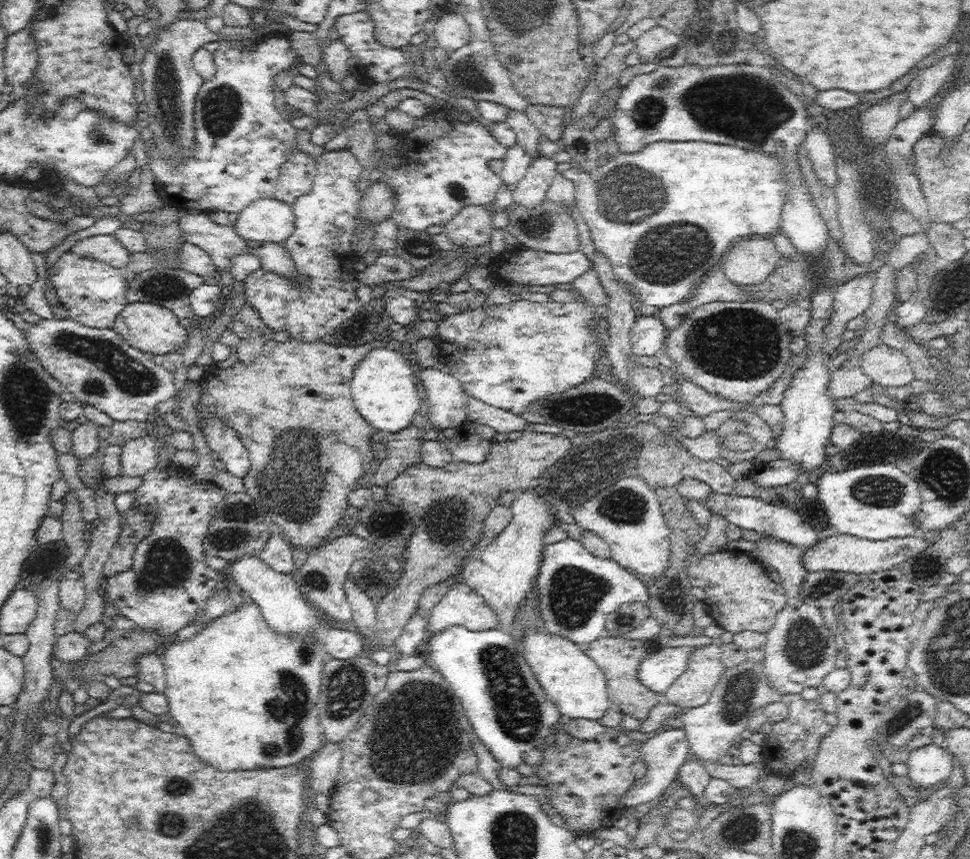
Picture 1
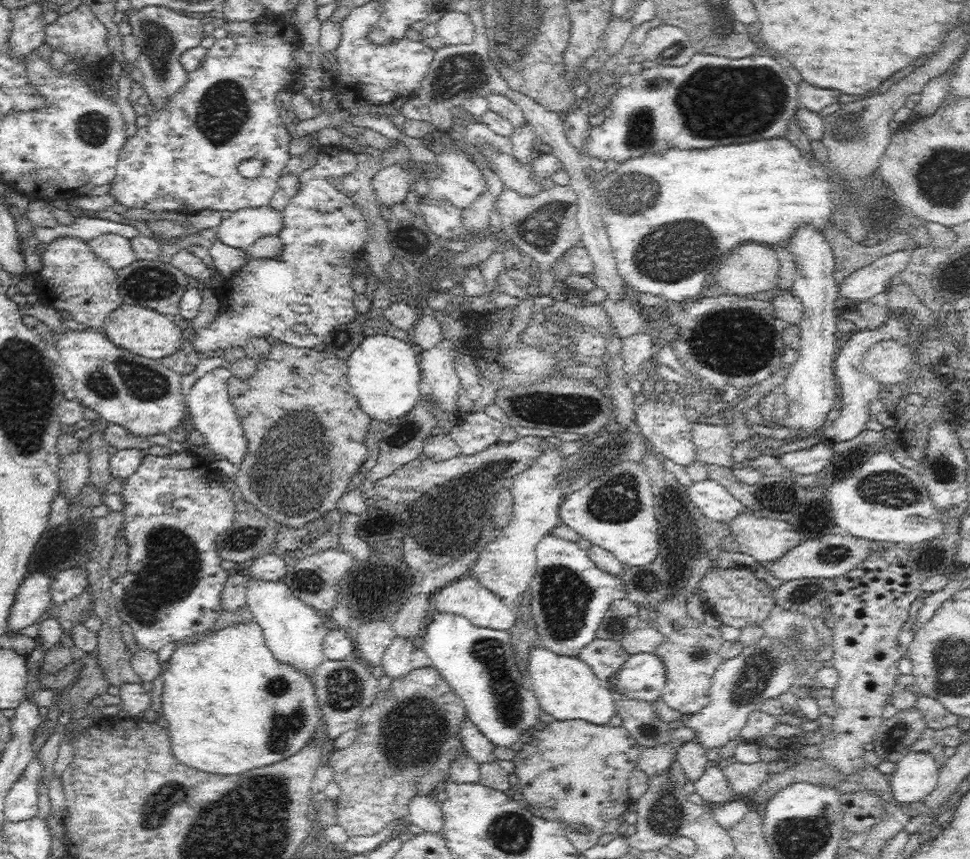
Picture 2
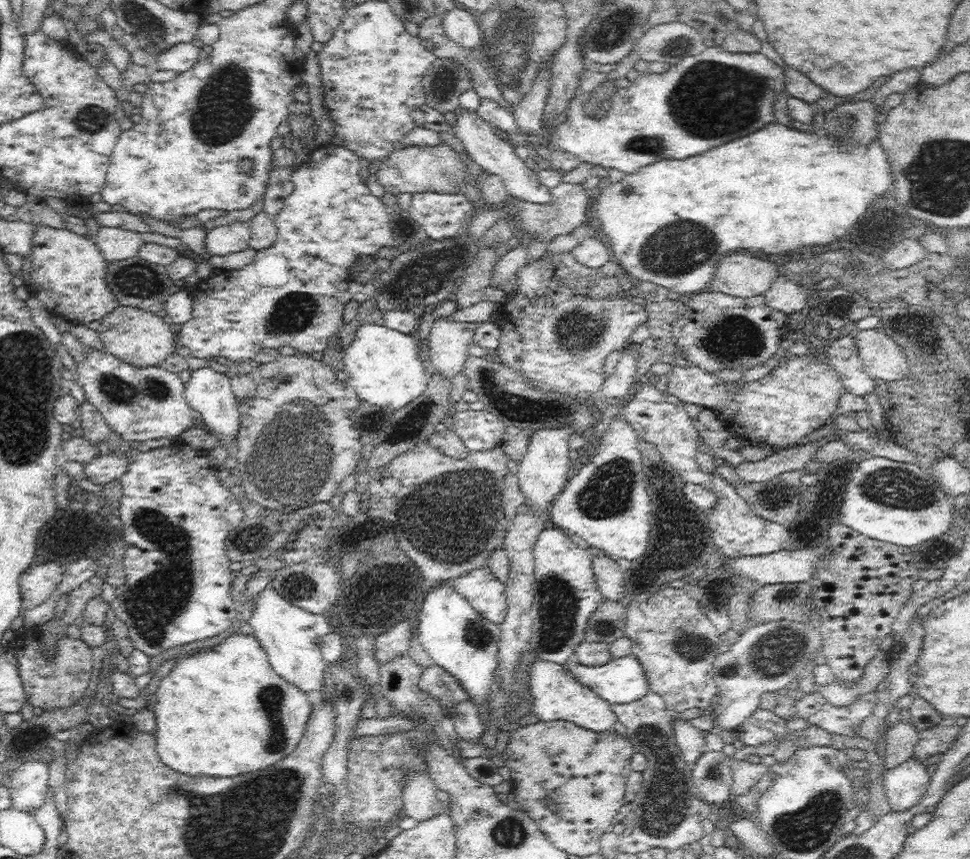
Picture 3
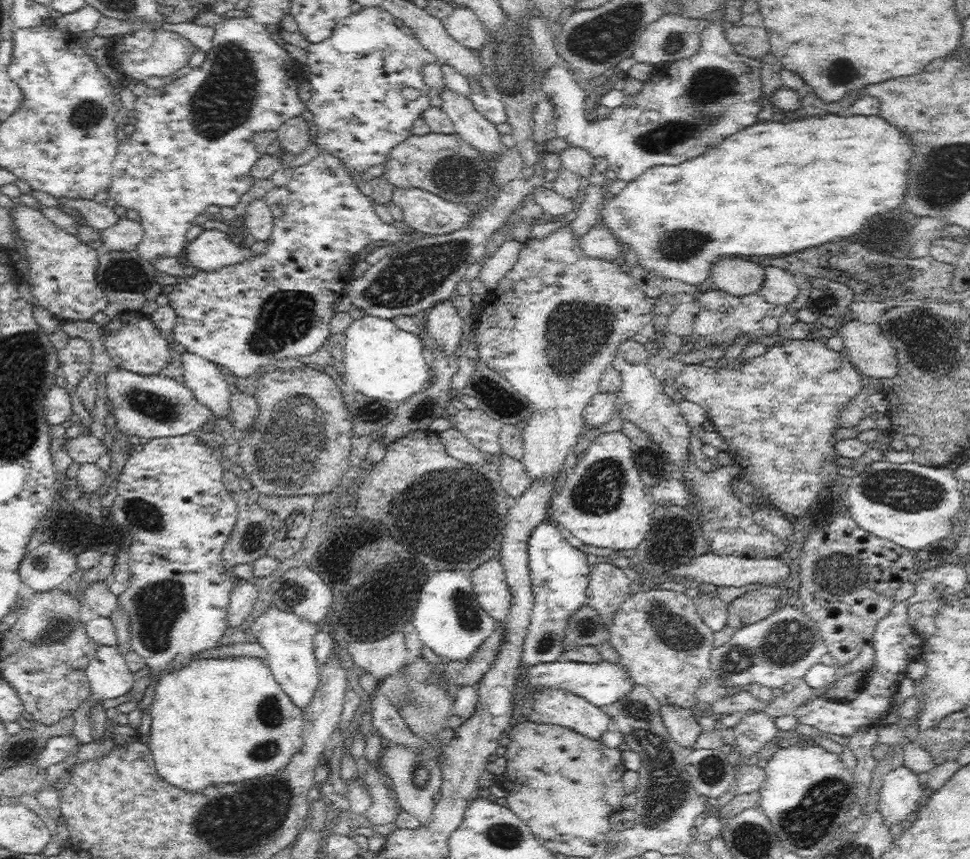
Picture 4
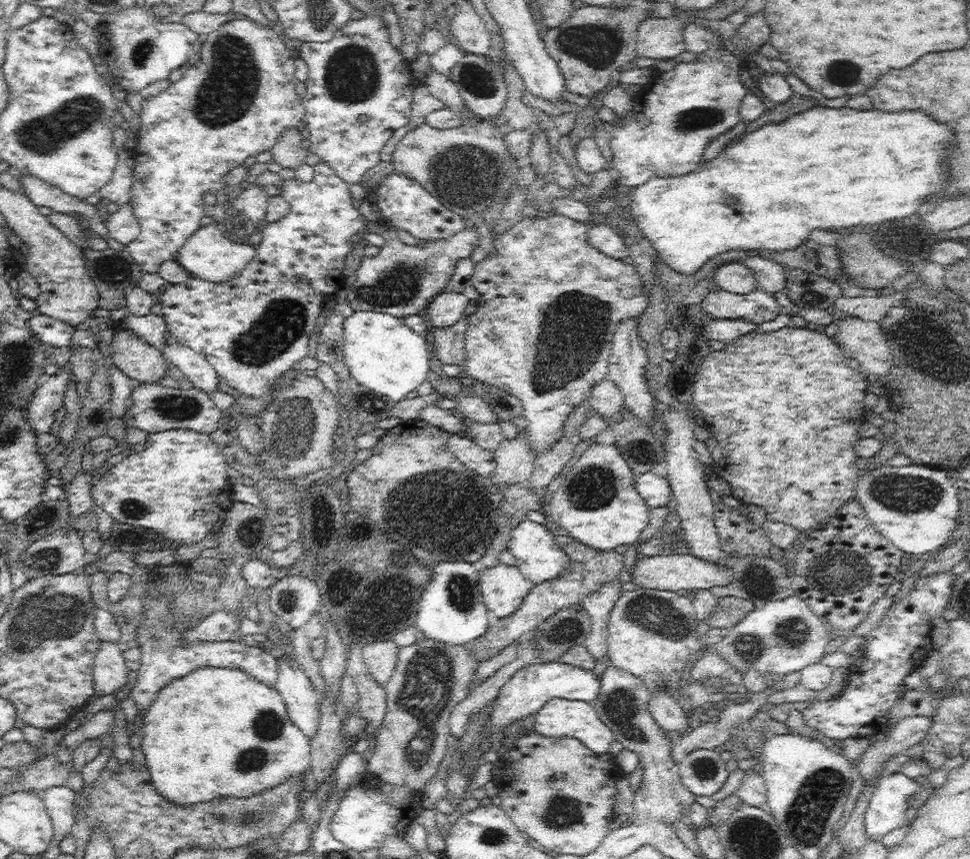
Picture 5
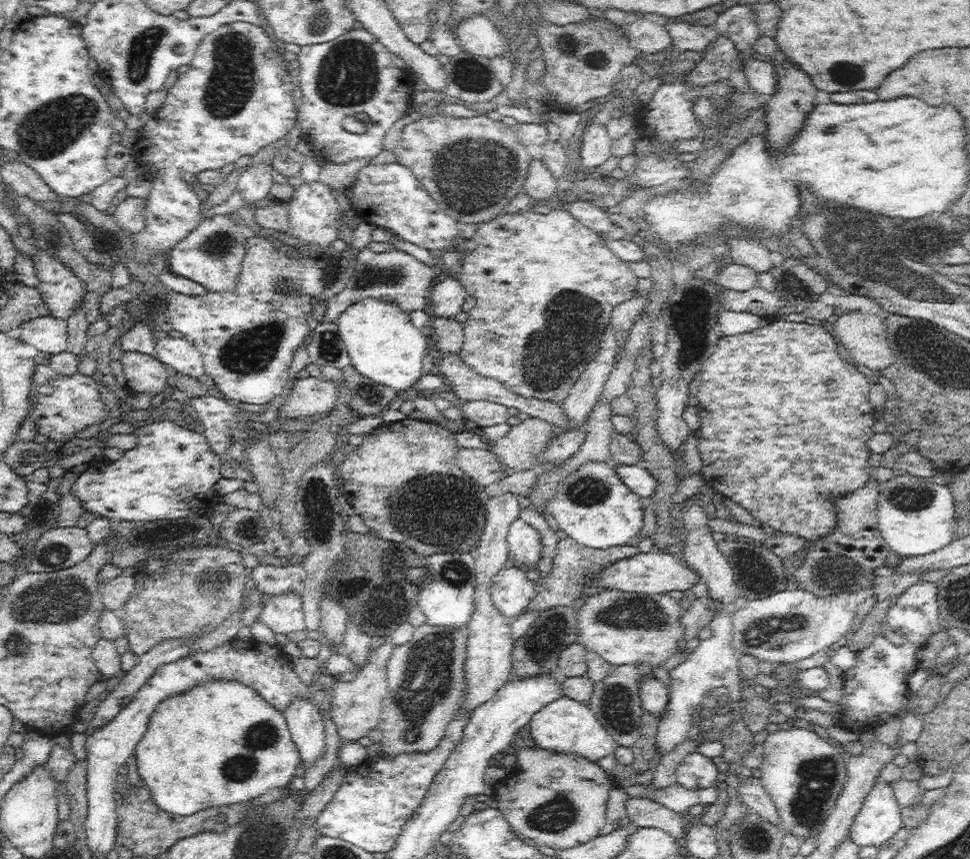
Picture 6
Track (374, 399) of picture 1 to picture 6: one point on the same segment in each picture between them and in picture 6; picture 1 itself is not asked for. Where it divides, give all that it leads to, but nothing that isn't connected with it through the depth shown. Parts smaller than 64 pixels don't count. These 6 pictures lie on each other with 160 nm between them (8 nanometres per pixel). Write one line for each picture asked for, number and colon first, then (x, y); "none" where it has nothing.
2: (384, 373)
3: (383, 365)
4: (382, 361)
5: (382, 352)
6: (383, 345)

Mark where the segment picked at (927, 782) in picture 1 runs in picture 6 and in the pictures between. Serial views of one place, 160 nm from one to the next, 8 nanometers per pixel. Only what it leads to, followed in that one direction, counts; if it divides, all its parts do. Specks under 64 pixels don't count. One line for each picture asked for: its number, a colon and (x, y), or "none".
2: (916, 774)
3: (904, 784)
4: (900, 794)
5: (886, 810)
6: (879, 819)

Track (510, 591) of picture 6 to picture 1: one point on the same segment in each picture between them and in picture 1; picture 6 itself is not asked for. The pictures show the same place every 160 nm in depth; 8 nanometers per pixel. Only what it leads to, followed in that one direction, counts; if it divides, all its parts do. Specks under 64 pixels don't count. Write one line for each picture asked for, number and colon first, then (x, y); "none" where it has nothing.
1: (461, 605)
2: (465, 596)
3: (486, 594)
4: (489, 581)
5: (504, 587)

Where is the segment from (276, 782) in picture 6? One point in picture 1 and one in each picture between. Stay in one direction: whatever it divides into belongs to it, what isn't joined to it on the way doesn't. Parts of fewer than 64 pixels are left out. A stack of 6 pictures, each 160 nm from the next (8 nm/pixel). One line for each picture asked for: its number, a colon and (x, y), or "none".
1: (246, 698)
2: (231, 707)
3: (223, 712)
4: (225, 720)
5: (217, 732)

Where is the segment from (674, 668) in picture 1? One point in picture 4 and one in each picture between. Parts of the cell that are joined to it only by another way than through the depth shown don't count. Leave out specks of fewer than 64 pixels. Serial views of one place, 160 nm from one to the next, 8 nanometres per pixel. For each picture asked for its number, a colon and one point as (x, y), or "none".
2: (643, 676)
3: (621, 680)
4: (603, 683)

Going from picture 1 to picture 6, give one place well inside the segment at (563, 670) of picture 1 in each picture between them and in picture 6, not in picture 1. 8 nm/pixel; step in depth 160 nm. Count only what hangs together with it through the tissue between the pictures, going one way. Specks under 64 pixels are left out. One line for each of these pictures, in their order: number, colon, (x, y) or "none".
2: (567, 688)
3: (558, 696)
4: (552, 706)
5: (557, 718)
6: (565, 726)

